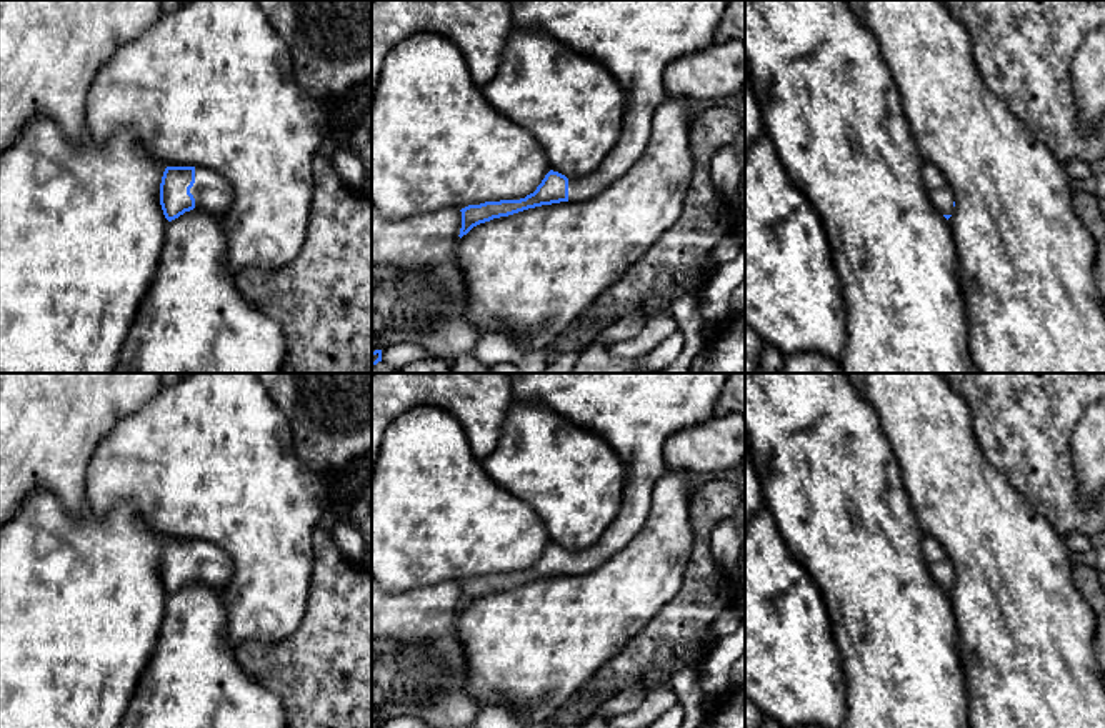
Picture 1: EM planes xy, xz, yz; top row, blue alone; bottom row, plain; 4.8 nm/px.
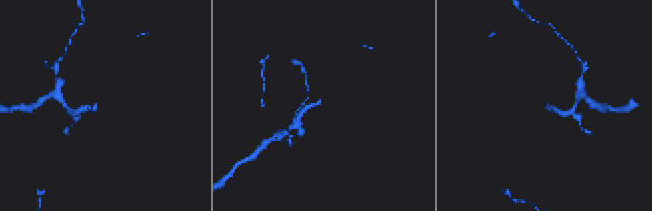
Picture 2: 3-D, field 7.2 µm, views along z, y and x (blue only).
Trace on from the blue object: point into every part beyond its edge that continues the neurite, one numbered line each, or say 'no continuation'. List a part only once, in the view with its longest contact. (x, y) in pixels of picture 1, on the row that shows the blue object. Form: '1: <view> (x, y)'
1: xy (212, 192)

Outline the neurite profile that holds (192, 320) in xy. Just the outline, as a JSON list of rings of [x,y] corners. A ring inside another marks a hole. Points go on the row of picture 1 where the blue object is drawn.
[[[193,208],[168,222],[155,278],[113,373],[280,373],[285,355],[280,325],[237,290],[222,215]]]

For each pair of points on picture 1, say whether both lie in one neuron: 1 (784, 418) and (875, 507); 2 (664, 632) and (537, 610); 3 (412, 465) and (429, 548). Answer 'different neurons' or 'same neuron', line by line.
1: same neuron
2: different neurons
3: same neuron

